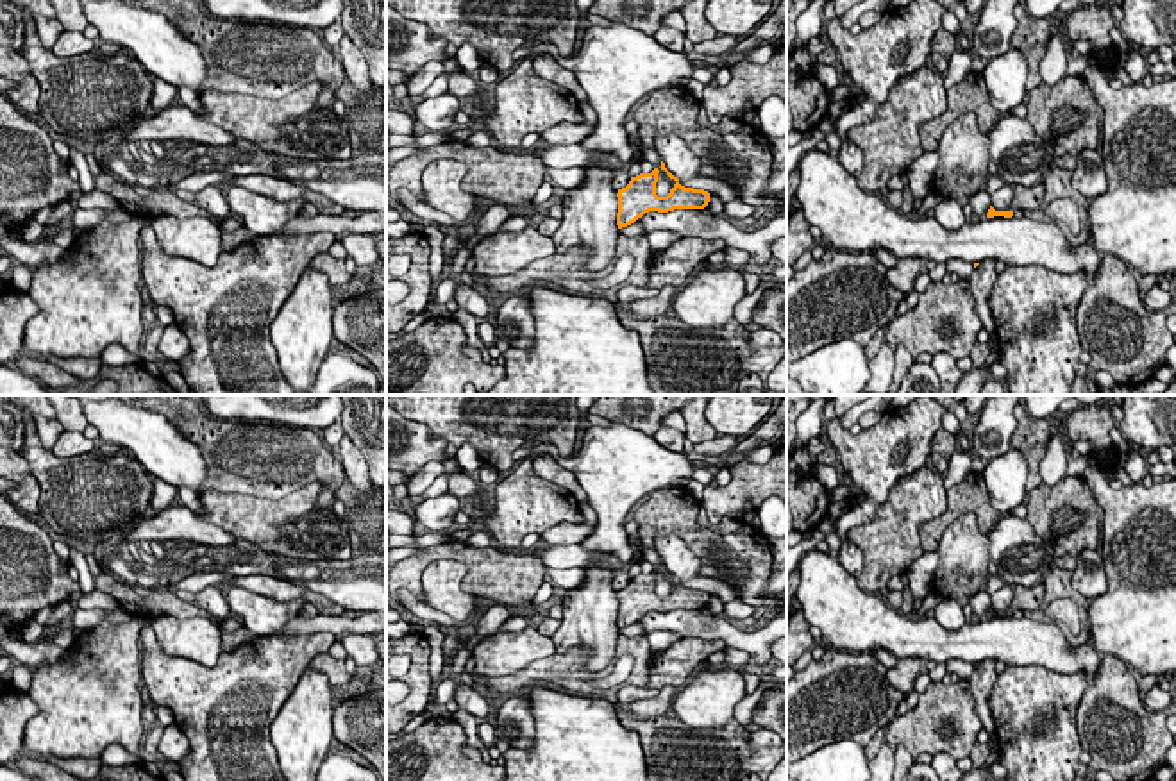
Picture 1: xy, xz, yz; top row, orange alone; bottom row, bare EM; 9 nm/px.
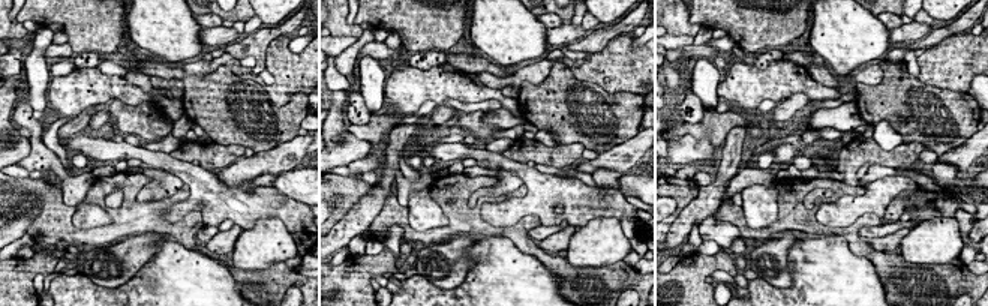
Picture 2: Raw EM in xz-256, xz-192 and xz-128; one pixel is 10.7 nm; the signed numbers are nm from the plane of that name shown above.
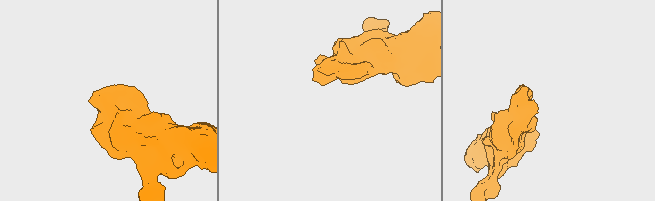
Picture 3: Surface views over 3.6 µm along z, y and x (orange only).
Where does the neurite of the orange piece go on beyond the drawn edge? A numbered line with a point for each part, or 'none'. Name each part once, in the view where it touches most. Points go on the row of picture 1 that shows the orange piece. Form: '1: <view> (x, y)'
1: yz (1024, 199)

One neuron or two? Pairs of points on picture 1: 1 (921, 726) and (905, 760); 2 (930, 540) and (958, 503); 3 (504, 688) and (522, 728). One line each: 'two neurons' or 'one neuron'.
1: two neurons
2: one neuron
3: two neurons

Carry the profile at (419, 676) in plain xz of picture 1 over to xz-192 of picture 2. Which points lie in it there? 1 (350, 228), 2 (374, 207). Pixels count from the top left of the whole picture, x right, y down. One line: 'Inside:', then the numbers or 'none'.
Inside: none

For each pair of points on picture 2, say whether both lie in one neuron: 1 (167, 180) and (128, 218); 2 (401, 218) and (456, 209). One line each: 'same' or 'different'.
1: different
2: same

